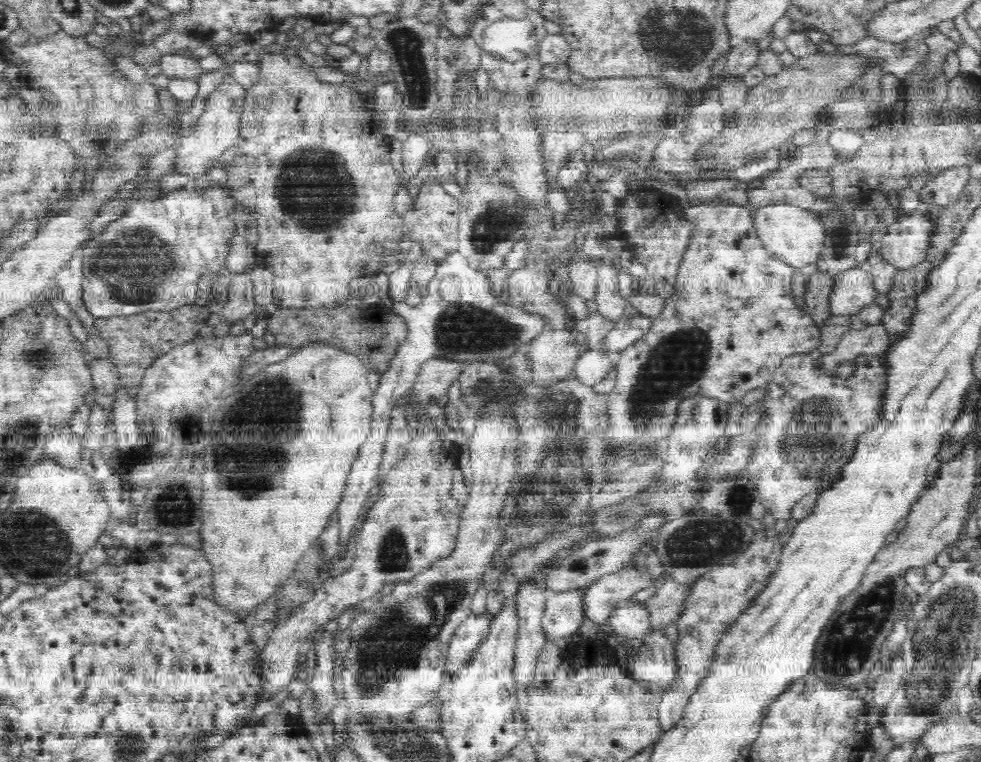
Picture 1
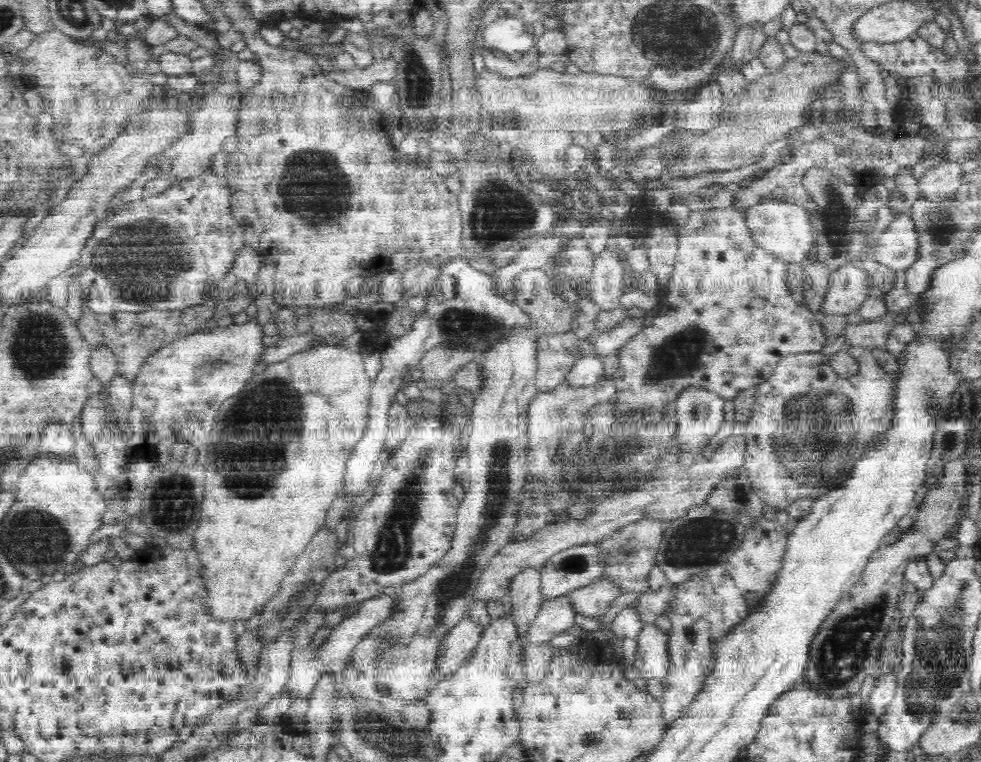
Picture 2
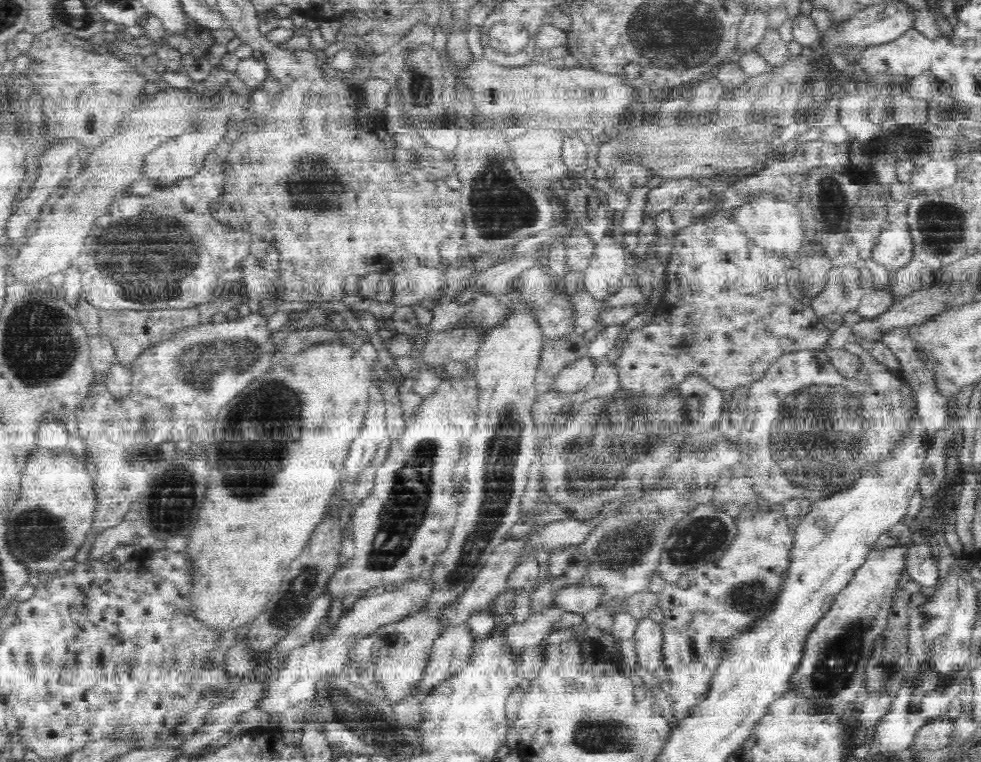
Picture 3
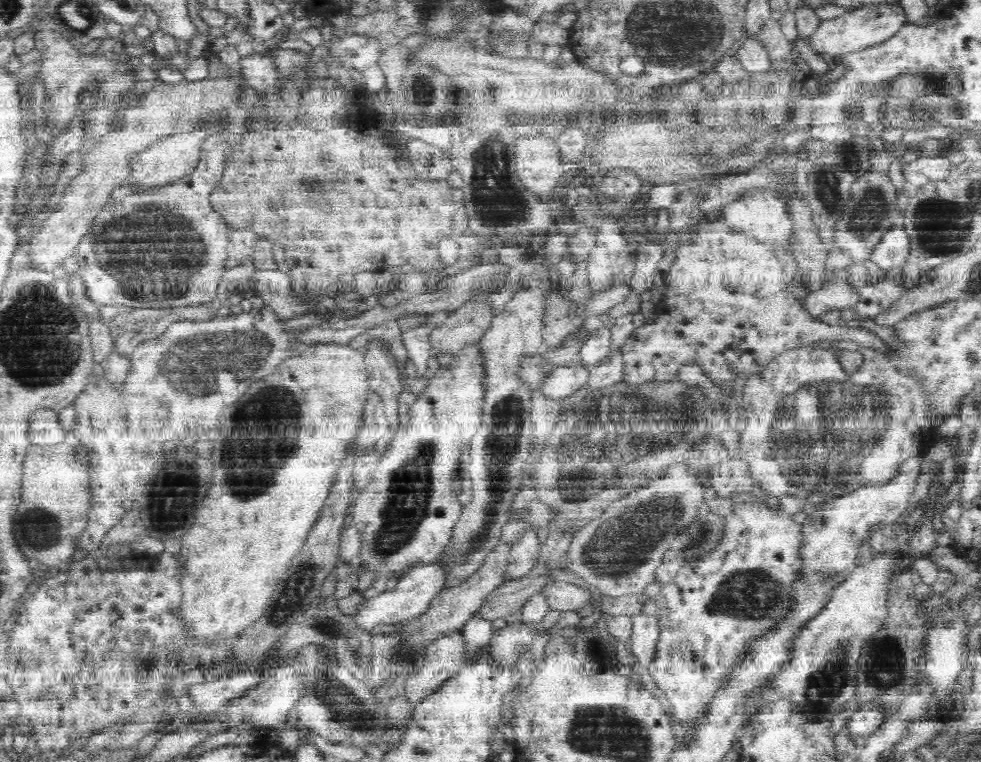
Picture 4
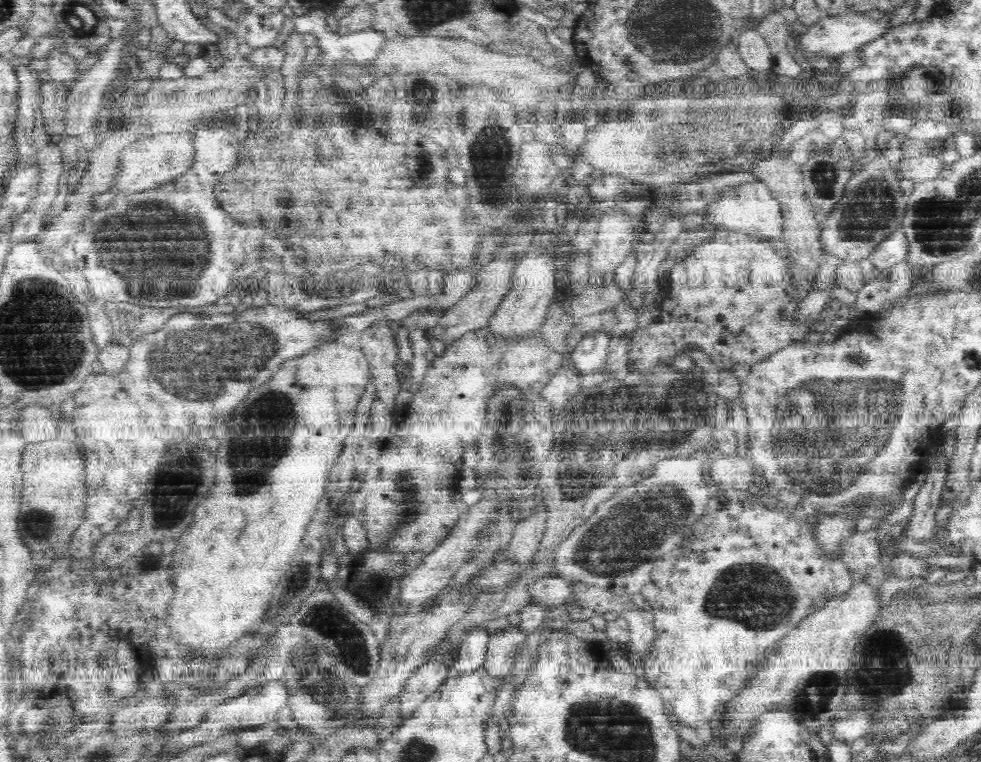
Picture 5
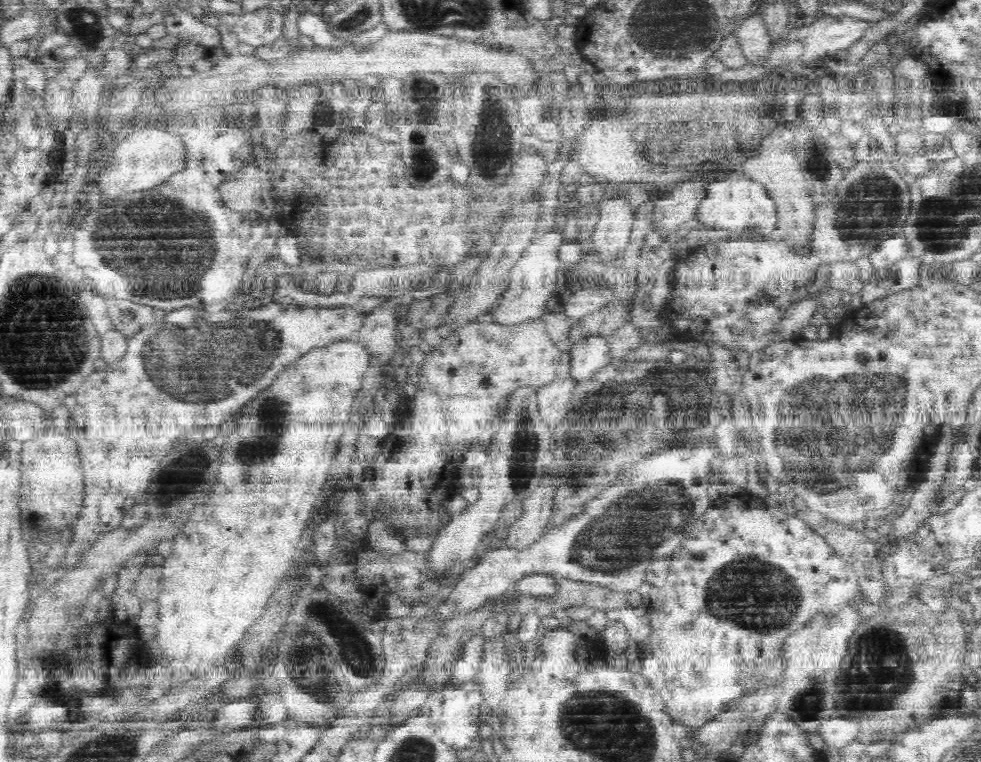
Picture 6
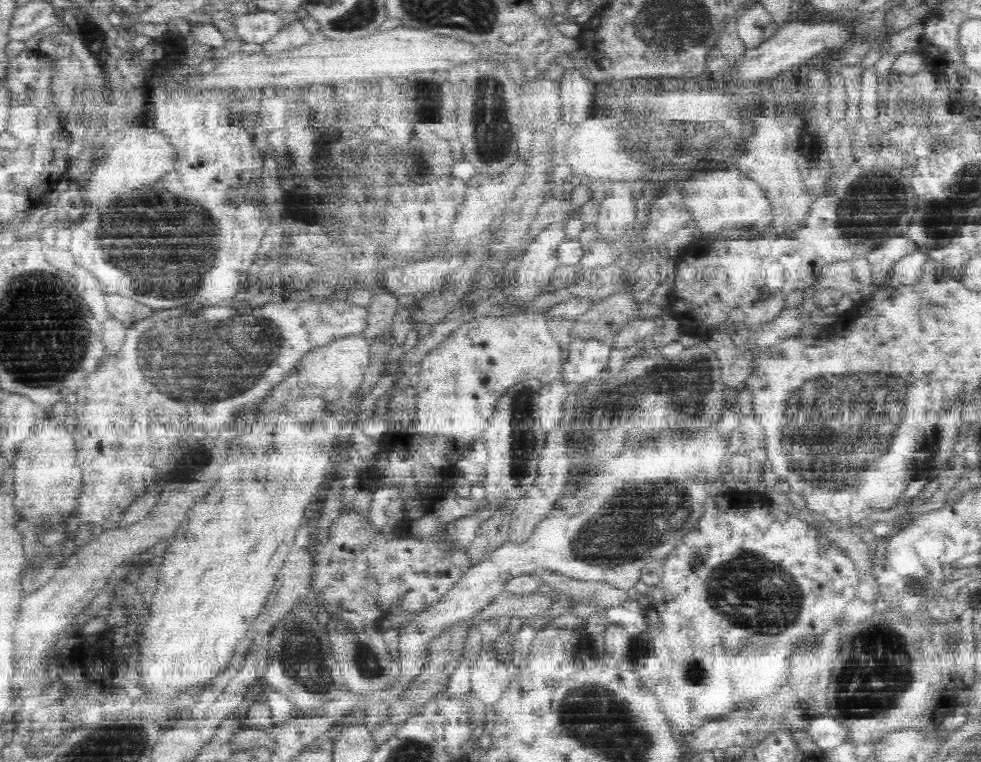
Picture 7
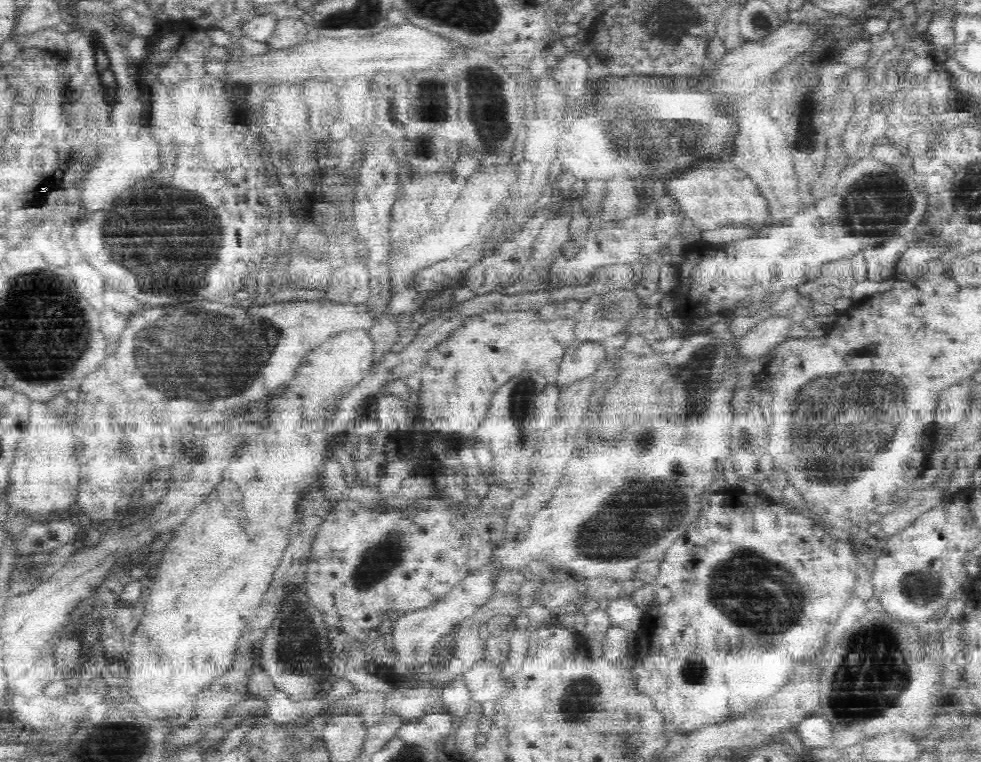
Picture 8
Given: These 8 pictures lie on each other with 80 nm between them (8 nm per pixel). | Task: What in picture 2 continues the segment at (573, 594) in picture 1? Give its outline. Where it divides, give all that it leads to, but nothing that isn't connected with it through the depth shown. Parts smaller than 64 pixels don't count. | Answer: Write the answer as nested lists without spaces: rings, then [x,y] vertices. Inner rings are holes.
[[[564,597],[549,600],[541,604],[534,620],[524,632],[516,632],[516,640],[522,648],[553,641],[558,632],[566,632],[574,626],[575,616],[576,613]]]

